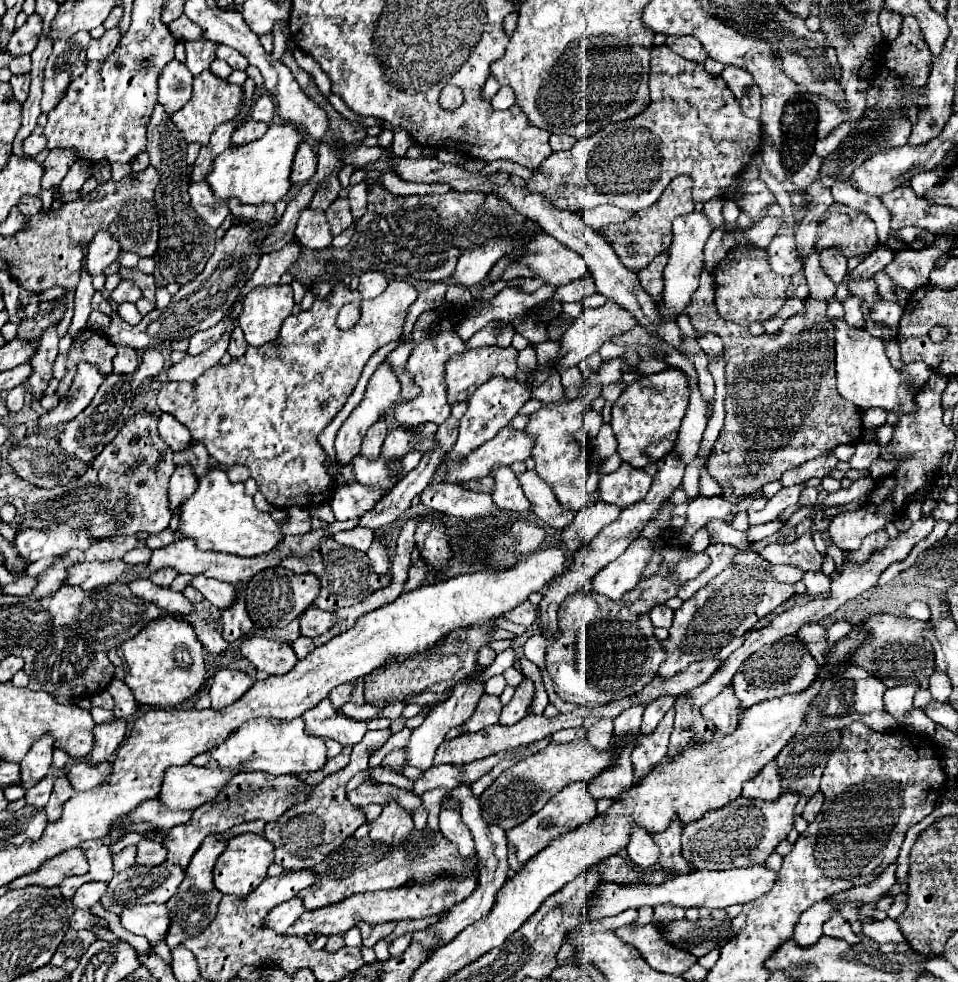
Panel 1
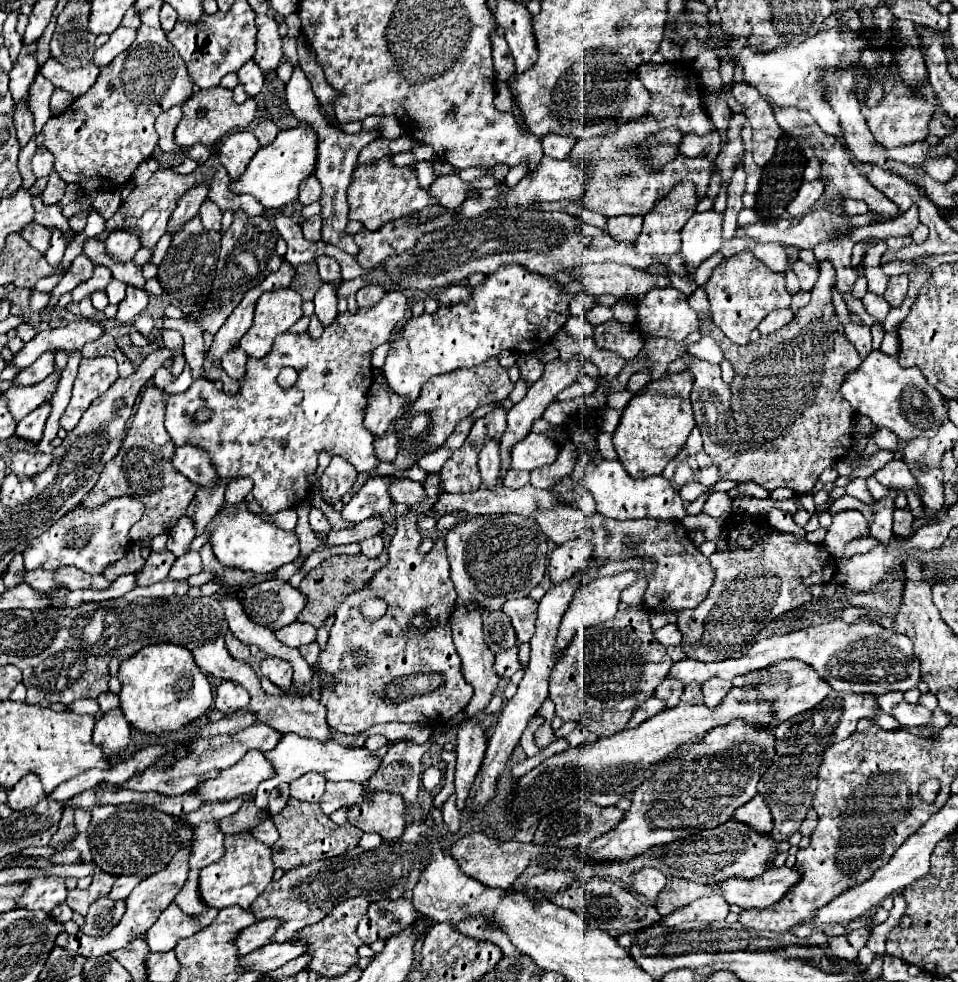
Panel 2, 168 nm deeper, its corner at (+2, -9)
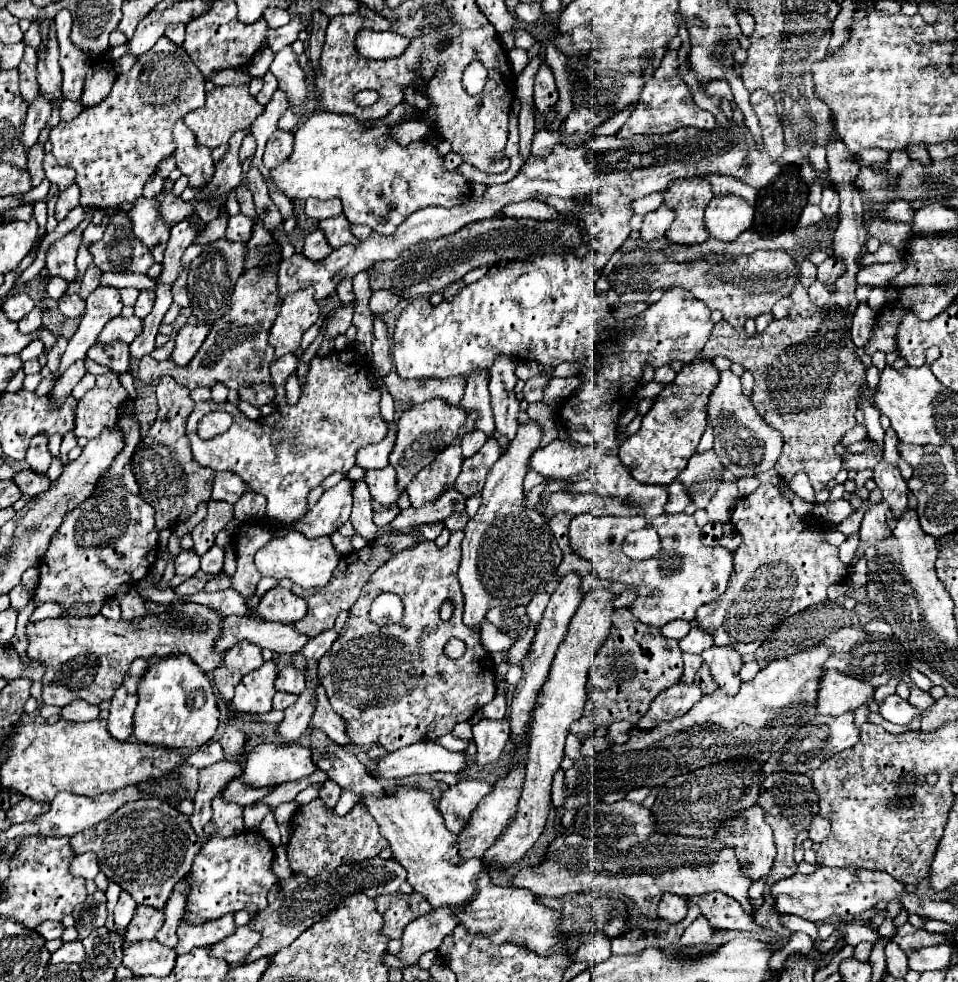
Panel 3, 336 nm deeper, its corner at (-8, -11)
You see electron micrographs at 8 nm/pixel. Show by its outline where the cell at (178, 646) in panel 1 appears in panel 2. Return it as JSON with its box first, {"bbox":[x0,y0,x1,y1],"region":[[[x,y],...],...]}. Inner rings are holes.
{"bbox":[118,643,212,733],"region":[[[160,643],[160,645],[148,645],[140,649],[140,653],[124,659],[120,663],[118,681],[122,683],[120,691],[120,709],[130,725],[134,725],[140,731],[146,733],[162,733],[162,731],[178,731],[186,723],[198,719],[204,715],[212,705],[212,689],[208,683],[208,677],[200,671],[198,665],[194,665],[194,657],[188,649],[174,645],[174,643]]]}

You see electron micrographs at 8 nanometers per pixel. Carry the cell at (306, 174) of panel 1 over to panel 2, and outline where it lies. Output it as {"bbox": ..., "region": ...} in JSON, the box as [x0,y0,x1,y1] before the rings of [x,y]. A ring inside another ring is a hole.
{"bbox":[298,175,322,205],"region":[[[308,175],[308,177],[302,181],[302,185],[300,185],[298,201],[300,201],[302,205],[310,205],[310,203],[314,203],[314,201],[320,199],[320,191],[322,191],[322,187],[320,187],[320,181],[316,179],[316,175]]]}

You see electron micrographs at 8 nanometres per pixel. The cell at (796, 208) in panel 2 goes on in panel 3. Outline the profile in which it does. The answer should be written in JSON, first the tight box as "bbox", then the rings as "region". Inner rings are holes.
{"bbox":[820,189,840,217],"region":[[[834,189],[830,191],[824,191],[822,193],[822,201],[820,201],[820,209],[826,217],[838,217],[838,211],[840,211],[840,197]]]}

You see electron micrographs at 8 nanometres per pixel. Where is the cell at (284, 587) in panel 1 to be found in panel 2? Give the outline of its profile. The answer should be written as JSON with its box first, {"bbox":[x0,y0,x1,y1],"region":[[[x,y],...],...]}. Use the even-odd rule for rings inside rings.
{"bbox":[242,579,306,631],"region":[[[270,579],[256,583],[244,591],[242,599],[246,615],[256,623],[270,627],[272,631],[296,621],[306,605],[306,597],[290,583]]]}

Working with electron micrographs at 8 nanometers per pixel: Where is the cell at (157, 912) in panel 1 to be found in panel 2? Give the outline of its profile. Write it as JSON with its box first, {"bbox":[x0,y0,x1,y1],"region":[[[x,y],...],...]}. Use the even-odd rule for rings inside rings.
{"bbox":[144,903,200,951],"region":[[[170,903],[166,911],[156,919],[156,923],[146,931],[144,941],[150,951],[172,951],[180,939],[186,939],[200,931],[200,925],[196,925],[196,919],[184,915],[176,903]]]}

